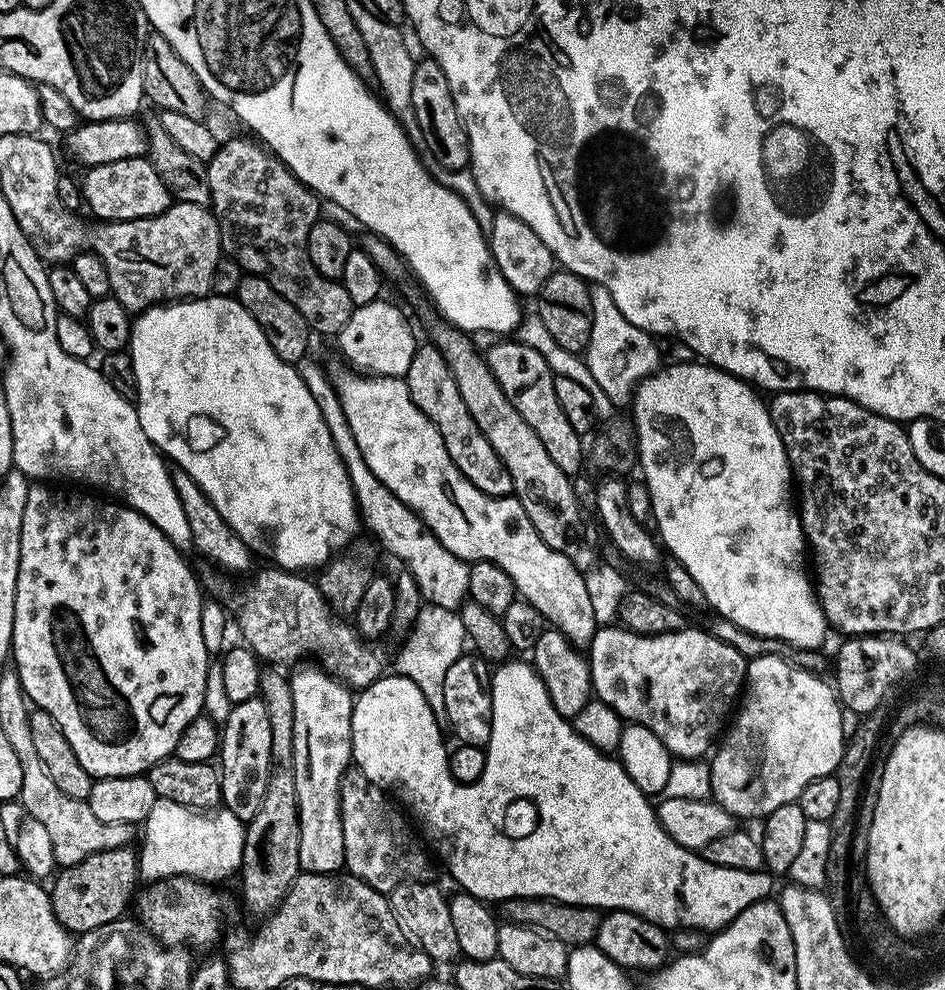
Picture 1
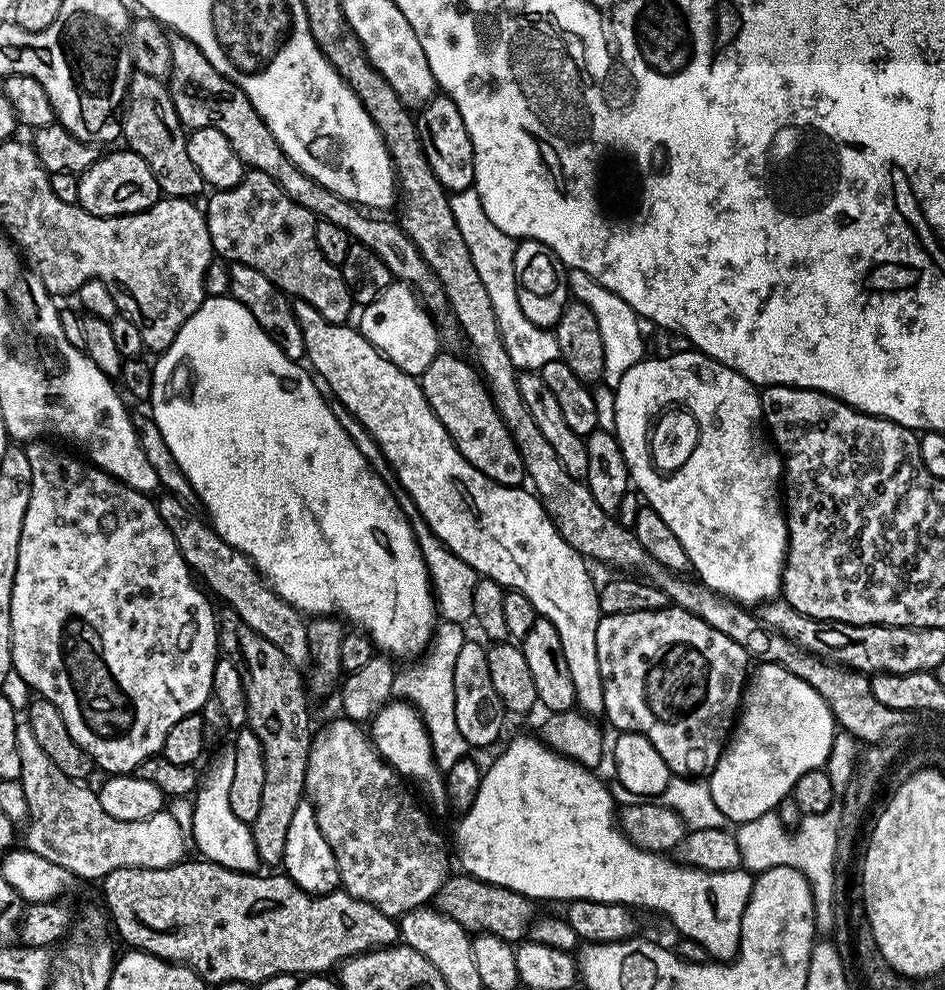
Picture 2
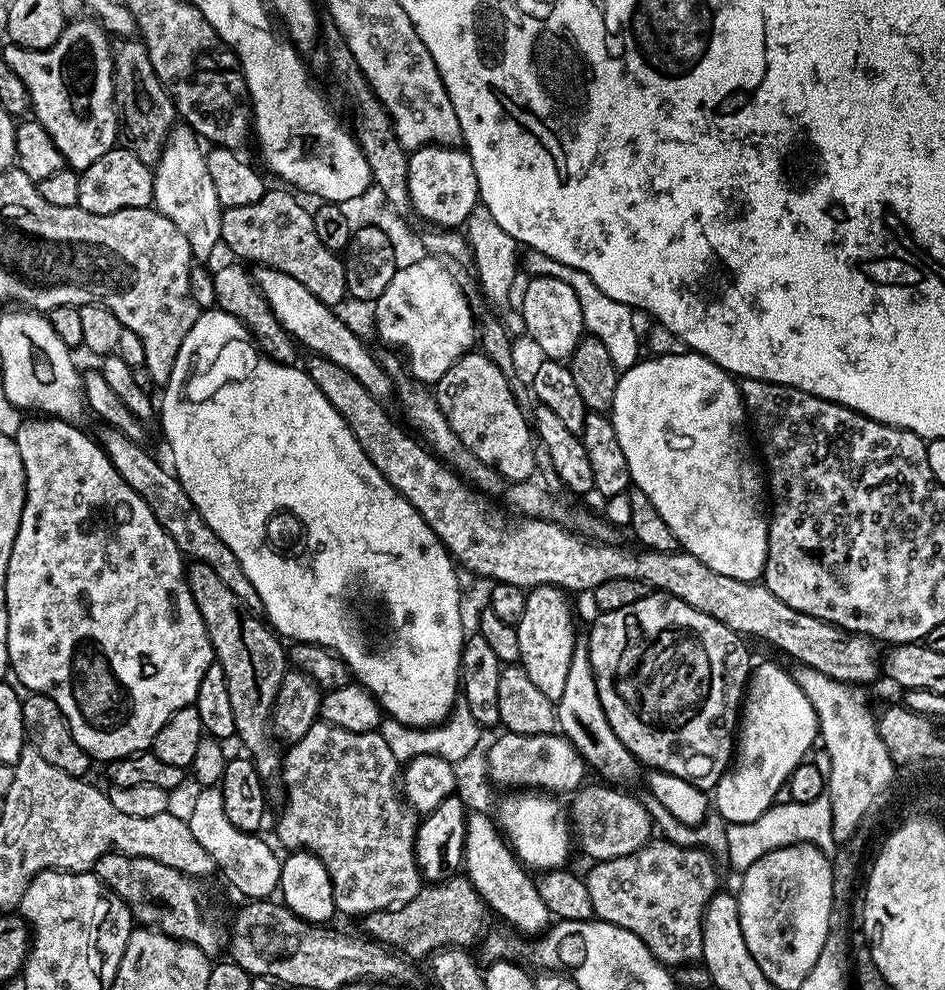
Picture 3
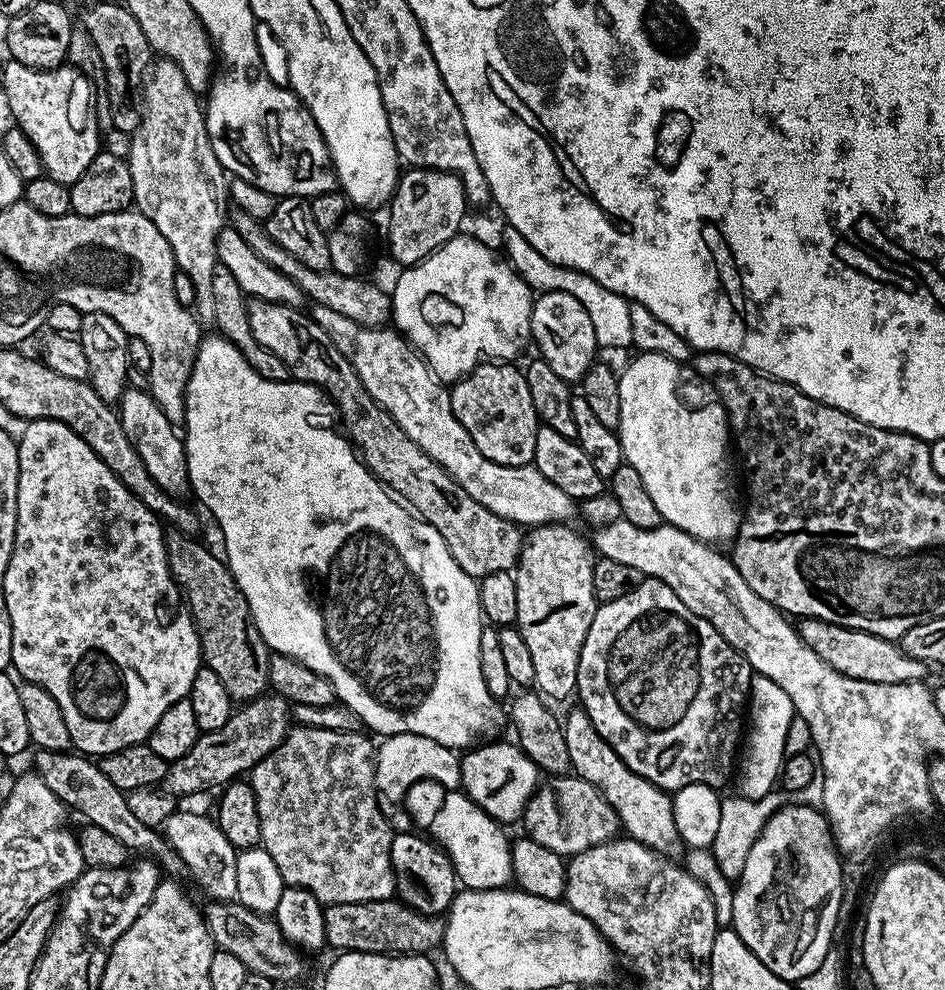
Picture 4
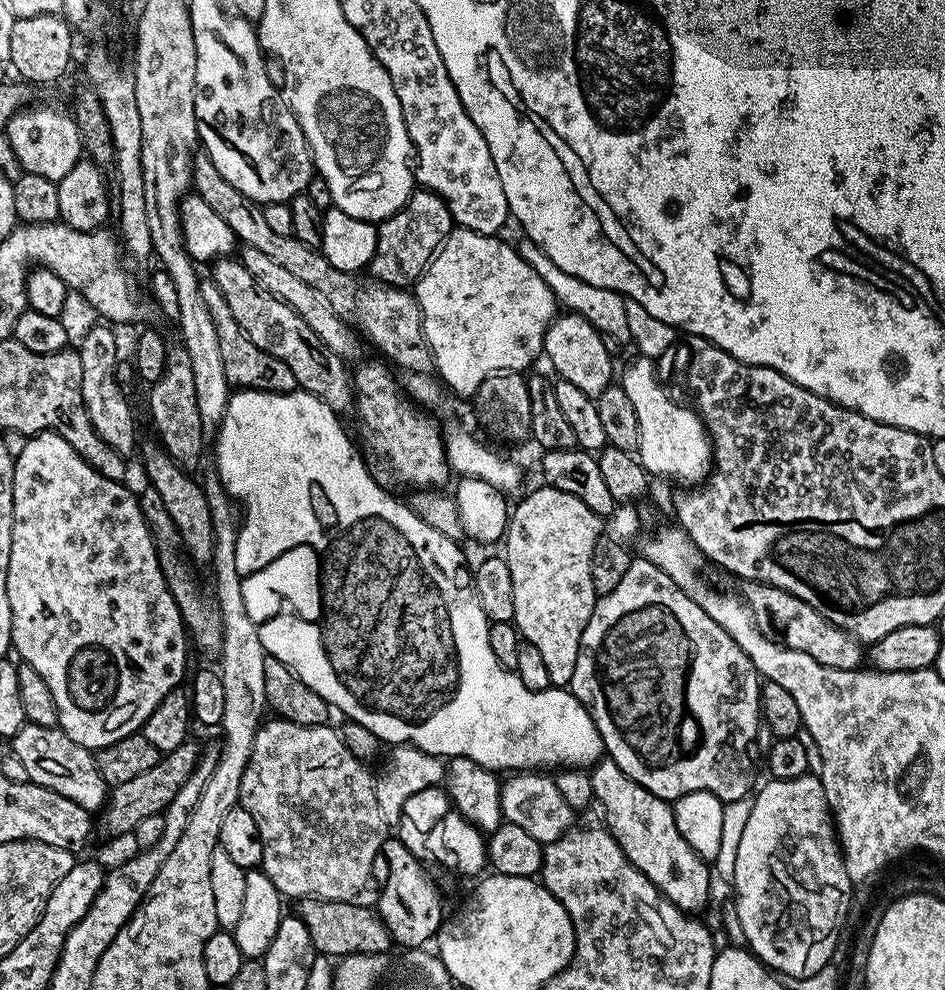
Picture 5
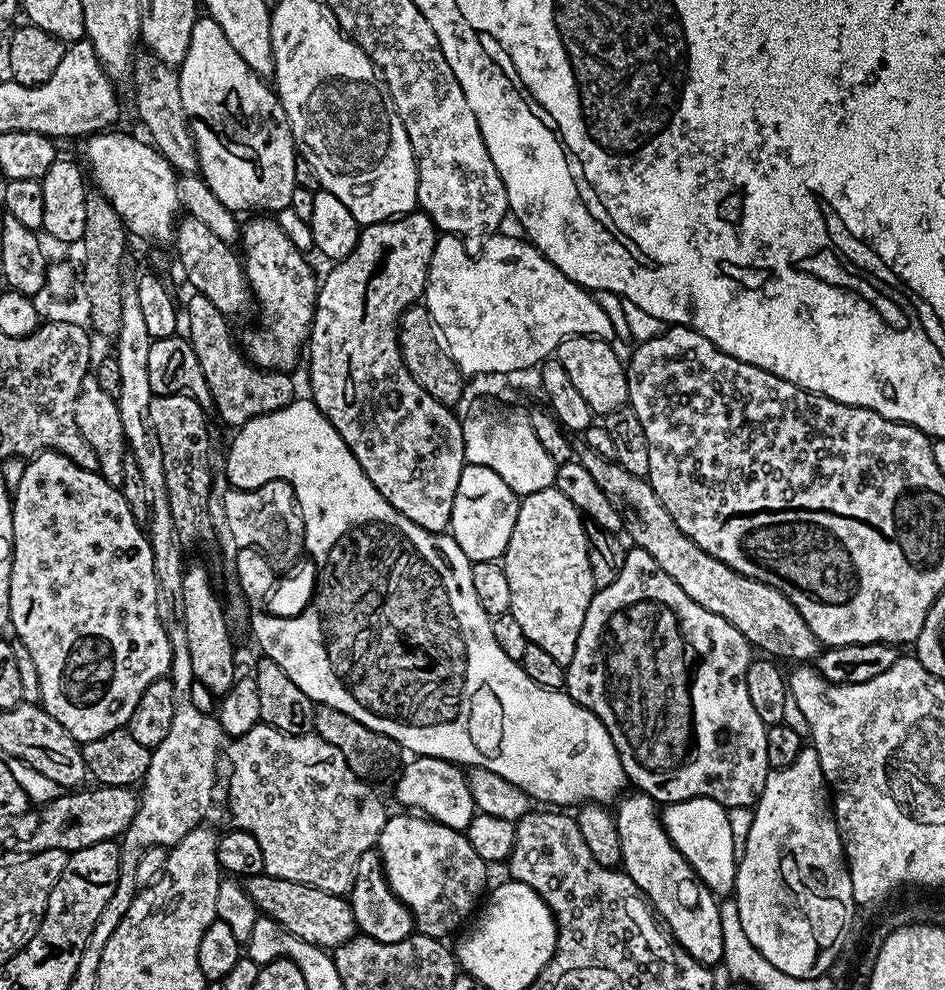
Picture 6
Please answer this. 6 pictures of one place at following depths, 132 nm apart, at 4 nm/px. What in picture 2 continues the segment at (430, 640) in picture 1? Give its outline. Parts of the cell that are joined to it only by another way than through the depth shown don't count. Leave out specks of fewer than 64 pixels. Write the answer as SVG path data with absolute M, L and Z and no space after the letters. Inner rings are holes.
M441 621L433 631L433 636L422 657L395 673L392 680L392 696L405 698L417 708L429 730L432 754L441 771L448 771L454 763L465 759L469 746L459 733L454 711L454 665L466 639L463 625Z

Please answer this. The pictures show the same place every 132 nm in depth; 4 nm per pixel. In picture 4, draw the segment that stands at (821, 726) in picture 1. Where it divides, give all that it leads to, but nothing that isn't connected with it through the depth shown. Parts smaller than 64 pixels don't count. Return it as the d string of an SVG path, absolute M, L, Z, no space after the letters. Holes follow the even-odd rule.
M753 675L750 689L750 720L751 716L752 729L749 732L747 729L746 747L739 761L735 780L737 779L736 784L740 787L737 788L739 795L746 799L760 799L773 790L780 775L780 765L784 763L787 730L794 717L790 694L786 694L786 690L778 686L778 682L770 682L770 678L765 676Z

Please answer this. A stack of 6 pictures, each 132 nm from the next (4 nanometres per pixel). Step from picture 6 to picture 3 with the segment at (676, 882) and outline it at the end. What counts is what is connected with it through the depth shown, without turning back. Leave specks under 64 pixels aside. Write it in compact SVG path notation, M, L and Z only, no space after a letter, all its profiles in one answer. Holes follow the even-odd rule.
M578 646L574 650L570 670L566 673L566 687L562 698L555 701L555 709L559 731L576 747L578 754L582 754L585 765L600 775L597 777L608 782L635 778L638 761L626 746L622 746L618 734L614 734L614 726L610 726L606 718L606 710L602 710L602 698L598 698L598 682L590 666L587 647Z

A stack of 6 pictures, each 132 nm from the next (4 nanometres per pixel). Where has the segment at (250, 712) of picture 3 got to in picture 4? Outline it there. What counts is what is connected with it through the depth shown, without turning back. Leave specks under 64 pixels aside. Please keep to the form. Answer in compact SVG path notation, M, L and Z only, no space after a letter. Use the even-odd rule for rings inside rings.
M165 531L164 545L170 574L180 587L188 611L192 613L192 621L200 639L203 667L214 670L214 674L222 678L222 686L226 686L233 701L251 702L257 696L265 695L269 687L270 649L252 621L250 604L234 582L227 563L198 541L185 532Z

